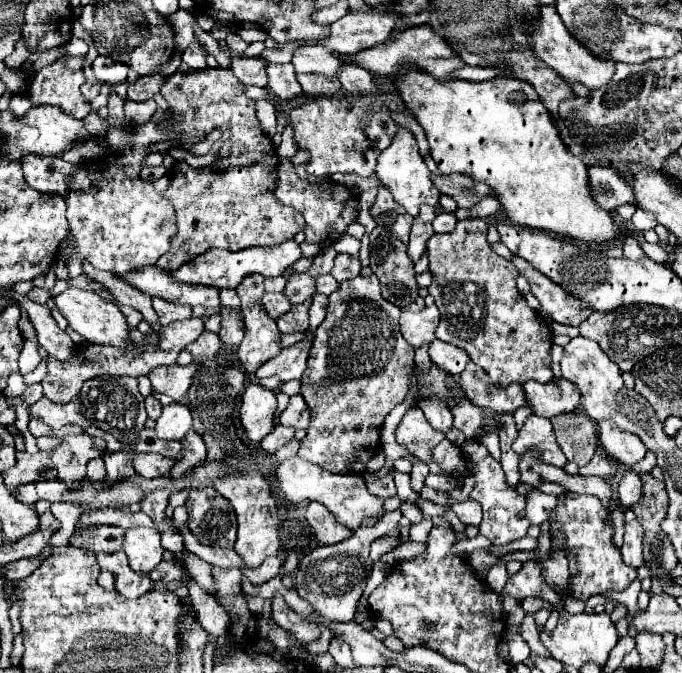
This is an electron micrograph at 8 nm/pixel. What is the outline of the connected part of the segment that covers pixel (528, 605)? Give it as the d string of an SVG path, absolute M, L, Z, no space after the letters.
M528 597L522 603L521 606L525 613L536 613L542 608L547 609L549 612L552 611L552 606L550 603L547 603L543 600L538 600L535 597Z

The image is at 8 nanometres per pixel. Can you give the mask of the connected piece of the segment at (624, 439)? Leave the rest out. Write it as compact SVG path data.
M599 421L597 437L605 453L623 465L635 465L647 453L643 441L637 435L629 431L621 431L613 421Z

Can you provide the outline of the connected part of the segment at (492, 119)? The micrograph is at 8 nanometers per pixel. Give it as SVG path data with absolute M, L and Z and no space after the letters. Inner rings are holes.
M411 67L397 81L399 93L419 125L425 129L431 157L435 159L441 173L463 173L473 181L487 183L499 199L507 219L513 225L571 237L581 243L613 243L619 235L619 223L611 211L599 207L591 195L591 183L587 165L575 157L569 147L561 141L559 129L551 113L541 103L537 91L521 79L491 79L483 83L459 81L459 79L433 79Z

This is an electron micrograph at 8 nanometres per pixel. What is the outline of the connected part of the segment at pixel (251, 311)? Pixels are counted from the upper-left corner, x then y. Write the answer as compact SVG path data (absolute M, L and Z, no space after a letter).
M261 275L245 277L237 287L237 295L241 299L241 313L243 313L243 319L245 319L245 339L237 347L237 357L249 373L255 373L267 359L279 355L281 349L283 349L281 341L279 341L281 333L279 333L275 321L263 309L263 303L261 303L263 293L265 293L265 289L263 289L263 277Z

